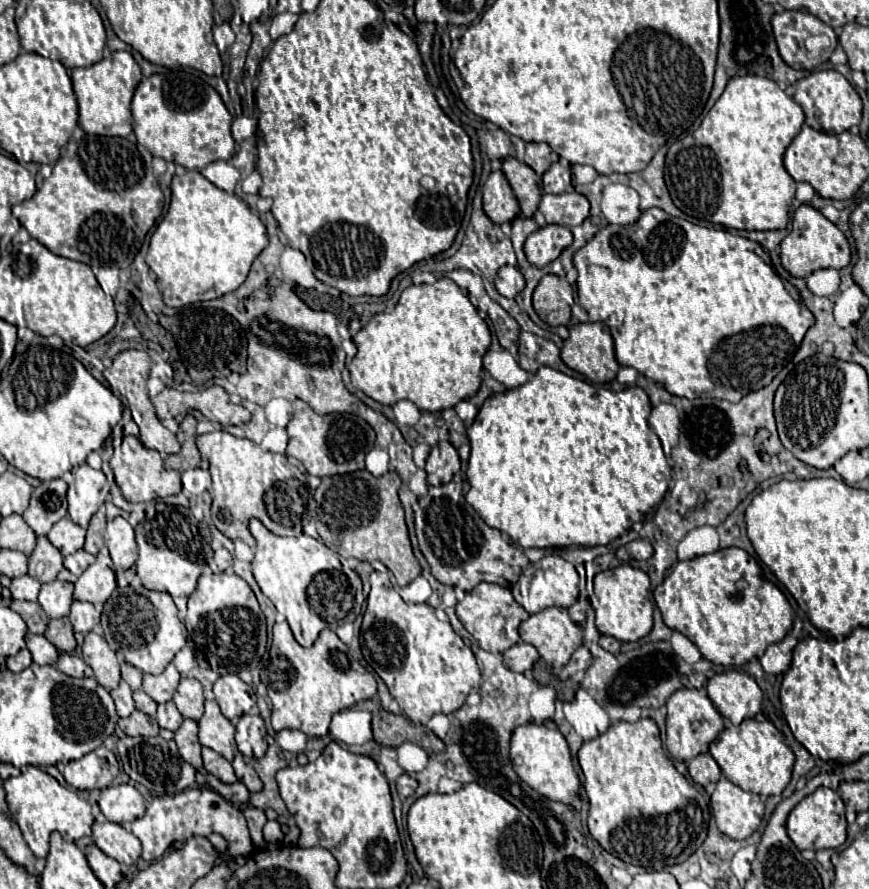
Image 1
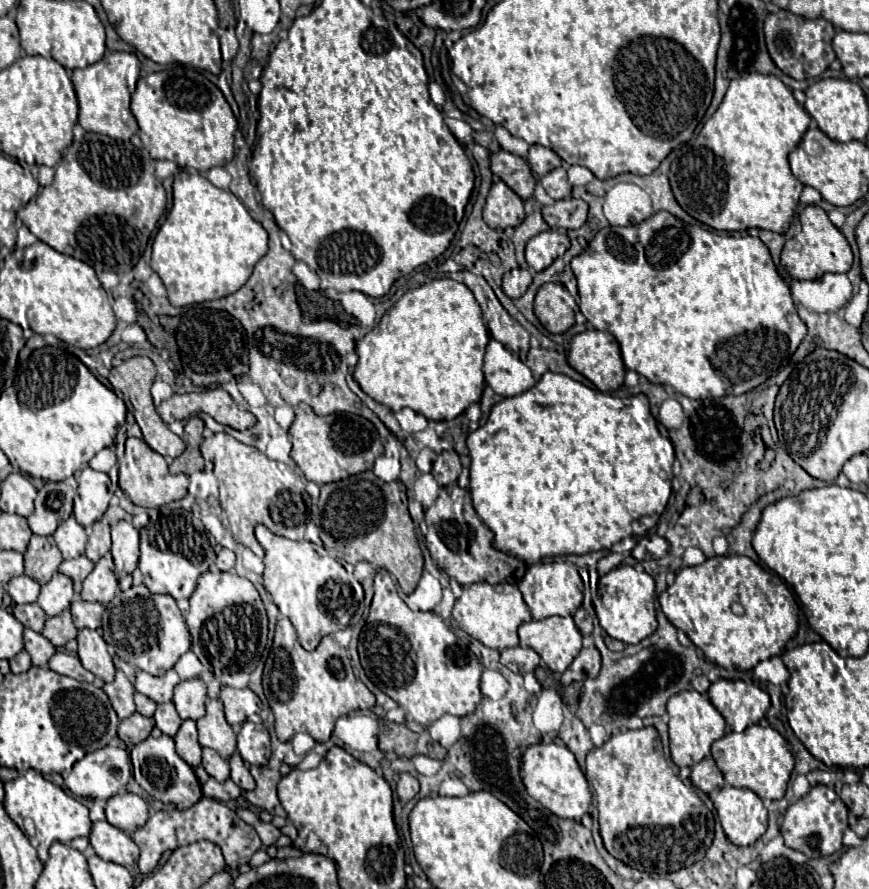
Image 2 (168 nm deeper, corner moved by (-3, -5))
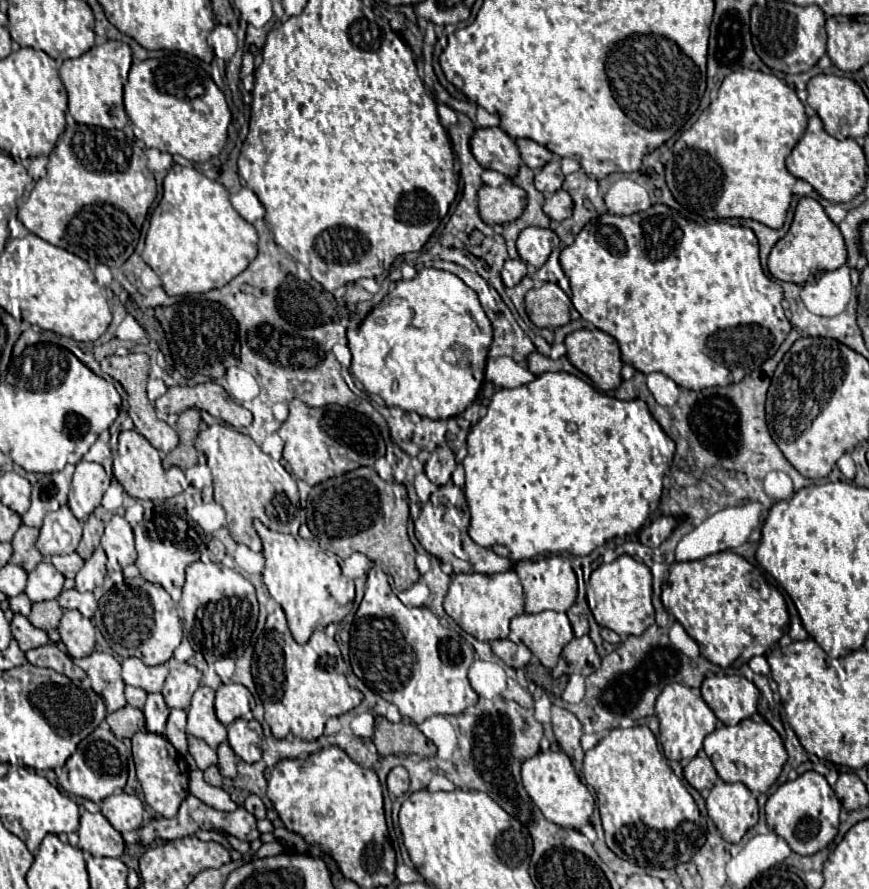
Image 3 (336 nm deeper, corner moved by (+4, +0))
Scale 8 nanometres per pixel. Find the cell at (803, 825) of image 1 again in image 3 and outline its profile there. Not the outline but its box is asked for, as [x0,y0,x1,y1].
[765,771,841,855]

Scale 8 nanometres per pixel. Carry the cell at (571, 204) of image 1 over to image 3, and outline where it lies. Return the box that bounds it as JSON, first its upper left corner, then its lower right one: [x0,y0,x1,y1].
[543,189,573,221]

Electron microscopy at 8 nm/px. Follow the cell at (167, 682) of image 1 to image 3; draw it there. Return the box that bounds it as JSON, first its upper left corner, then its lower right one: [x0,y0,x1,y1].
[123,657,167,693]

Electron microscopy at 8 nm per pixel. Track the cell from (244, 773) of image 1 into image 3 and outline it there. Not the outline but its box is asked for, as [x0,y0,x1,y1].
[217,743,237,779]

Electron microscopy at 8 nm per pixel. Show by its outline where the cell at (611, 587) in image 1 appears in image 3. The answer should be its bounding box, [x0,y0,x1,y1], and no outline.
[586,555,655,635]

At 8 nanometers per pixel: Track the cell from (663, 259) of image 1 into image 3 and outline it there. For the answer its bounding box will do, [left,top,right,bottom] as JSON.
[561,205,791,391]

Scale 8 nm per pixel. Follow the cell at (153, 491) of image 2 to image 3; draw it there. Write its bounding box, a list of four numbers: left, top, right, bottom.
[113,431,185,499]

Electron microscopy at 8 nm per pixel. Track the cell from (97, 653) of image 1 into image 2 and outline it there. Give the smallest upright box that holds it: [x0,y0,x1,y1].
[78,628,116,680]

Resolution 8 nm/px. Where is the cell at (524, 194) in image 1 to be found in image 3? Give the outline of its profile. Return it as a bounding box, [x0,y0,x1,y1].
[471,127,521,179]

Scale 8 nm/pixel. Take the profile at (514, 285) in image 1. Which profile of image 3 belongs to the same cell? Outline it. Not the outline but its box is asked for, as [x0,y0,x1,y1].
[501,259,529,287]

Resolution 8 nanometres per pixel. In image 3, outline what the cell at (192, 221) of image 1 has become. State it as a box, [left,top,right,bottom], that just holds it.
[143,167,257,295]

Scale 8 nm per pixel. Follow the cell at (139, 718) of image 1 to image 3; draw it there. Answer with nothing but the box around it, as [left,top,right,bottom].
[107,705,145,739]

